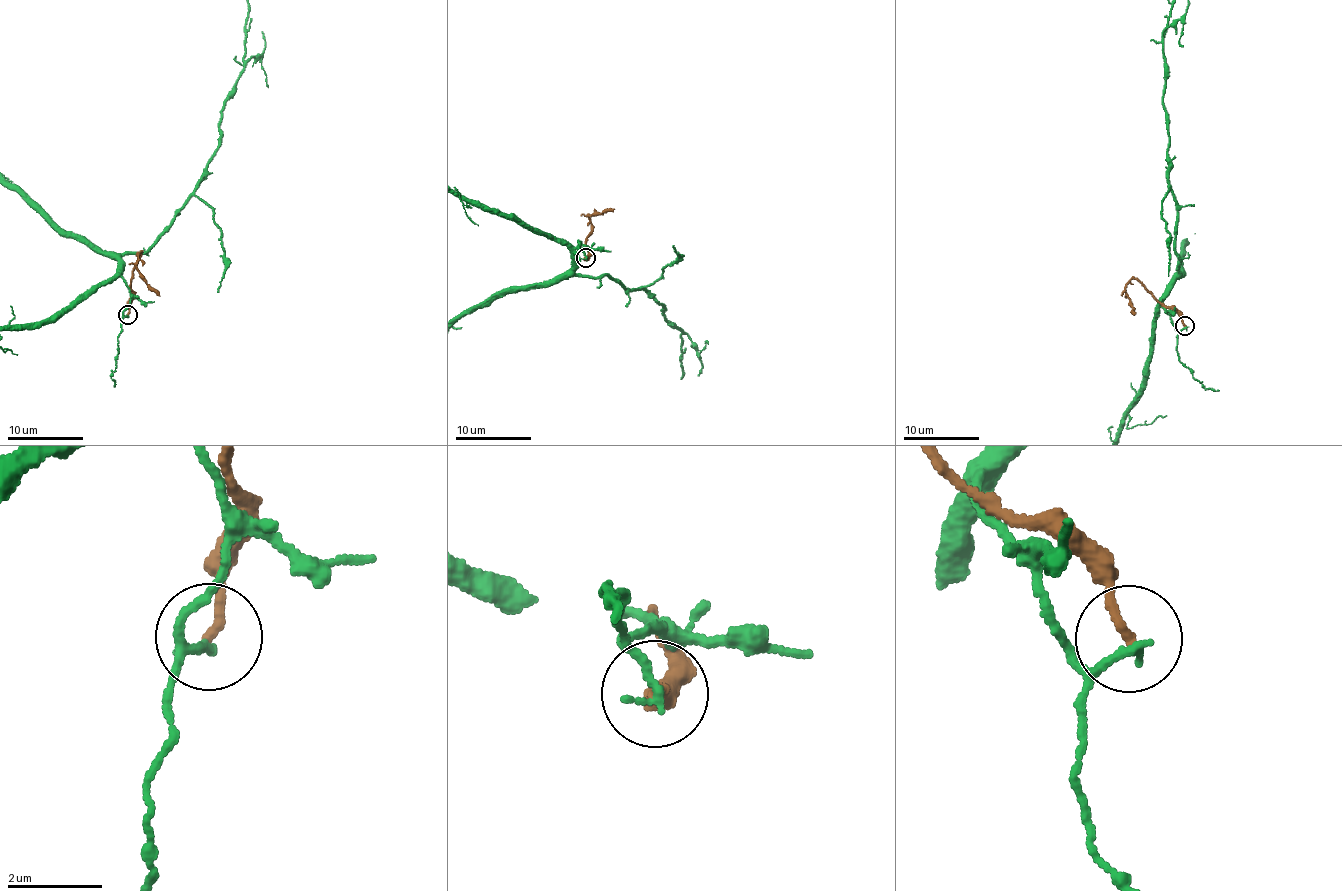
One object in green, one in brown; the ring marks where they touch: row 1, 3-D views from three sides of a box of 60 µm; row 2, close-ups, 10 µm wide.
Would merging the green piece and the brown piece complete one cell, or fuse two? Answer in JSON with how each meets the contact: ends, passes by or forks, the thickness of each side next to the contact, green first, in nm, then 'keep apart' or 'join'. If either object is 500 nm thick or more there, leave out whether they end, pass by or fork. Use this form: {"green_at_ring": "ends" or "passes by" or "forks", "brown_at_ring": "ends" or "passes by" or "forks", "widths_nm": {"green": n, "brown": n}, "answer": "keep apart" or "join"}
{"green_at_ring": "ends", "brown_at_ring": "ends", "widths_nm": {"green": 200, "brown": 200}, "answer": "keep apart"}

